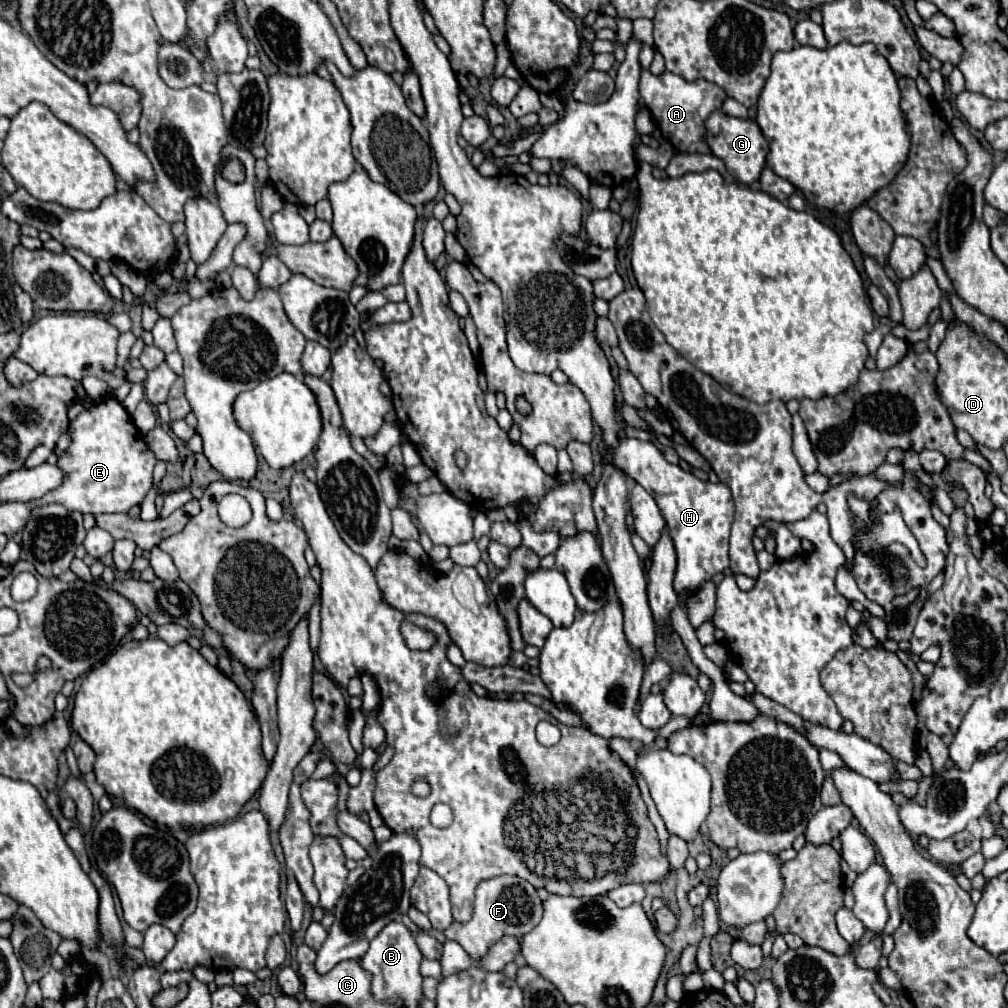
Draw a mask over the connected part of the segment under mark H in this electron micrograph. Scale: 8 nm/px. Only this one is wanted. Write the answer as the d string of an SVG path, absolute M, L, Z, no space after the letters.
M620 438L612 448L604 446L602 462L622 470L626 478L638 482L654 496L678 554L674 588L680 600L684 592L692 592L692 588L698 588L704 580L710 580L714 574L728 568L728 536L734 516L734 502L726 484L698 480L694 474L670 464L652 442L638 438Z

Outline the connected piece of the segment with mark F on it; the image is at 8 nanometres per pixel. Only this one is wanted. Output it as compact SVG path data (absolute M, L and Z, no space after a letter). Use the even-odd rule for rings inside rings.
M496 876L488 880L480 880L474 896L474 914L468 922L454 922L444 936L448 940L456 940L472 960L484 956L484 952L500 938L500 936L524 936L540 922L542 902L536 896L536 888L518 876Z

